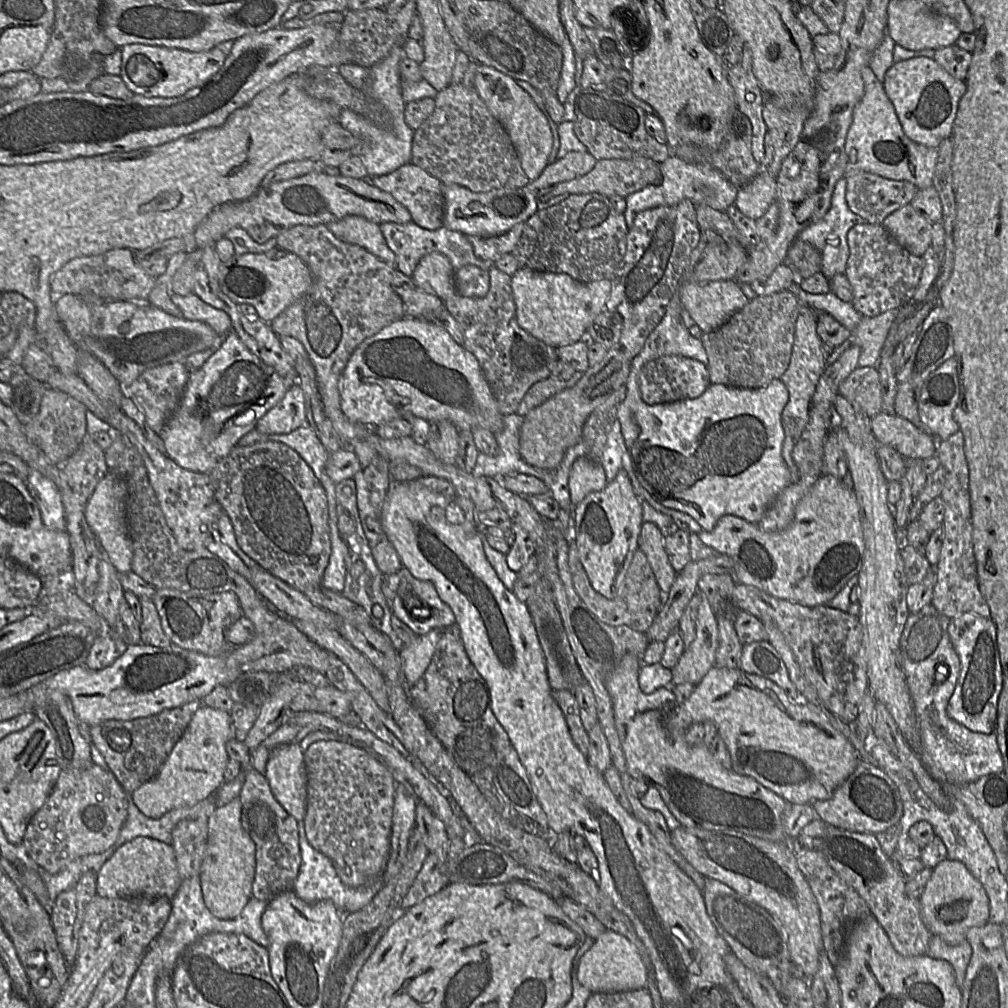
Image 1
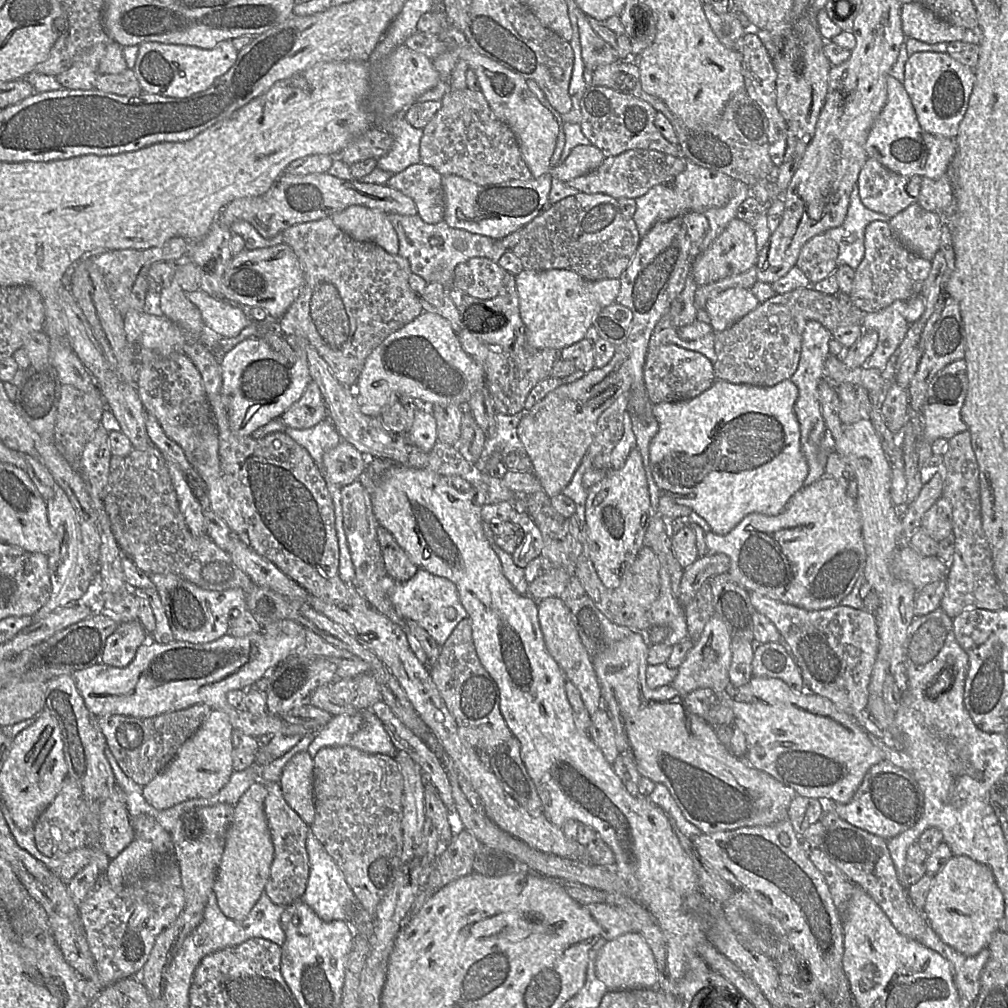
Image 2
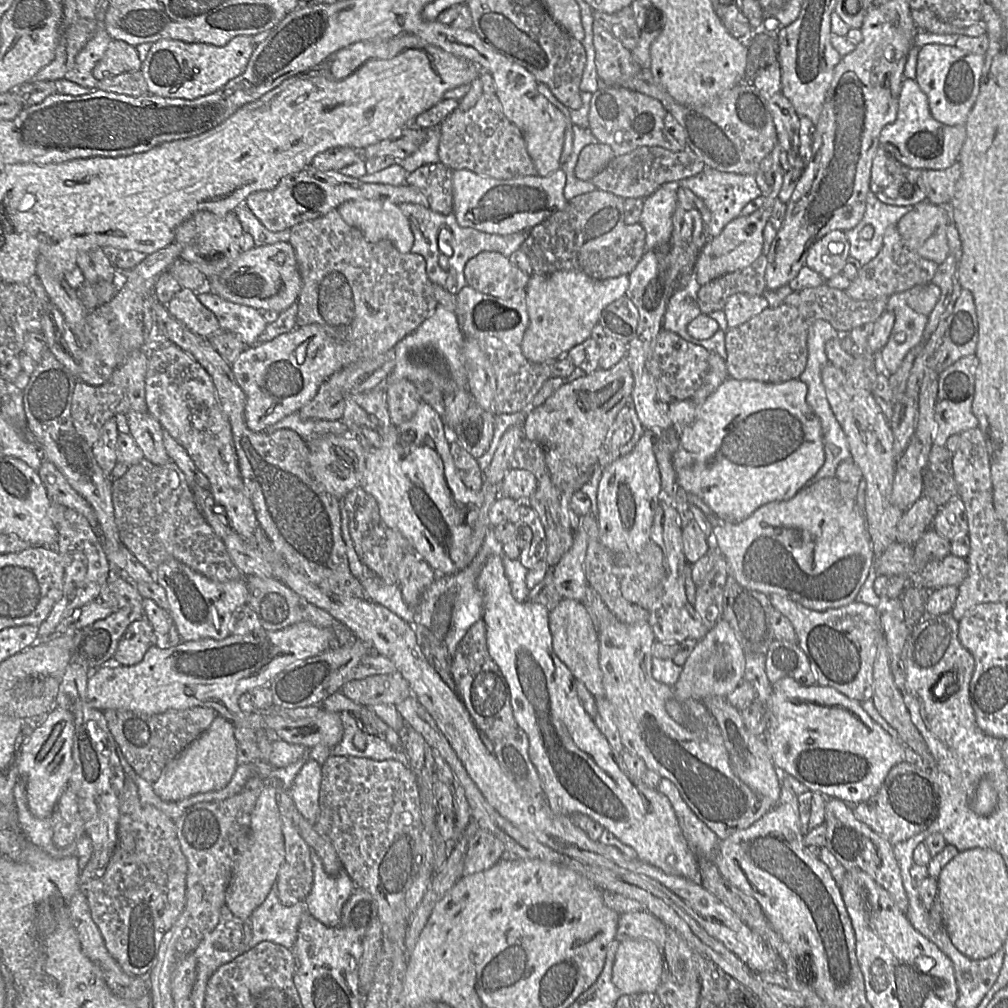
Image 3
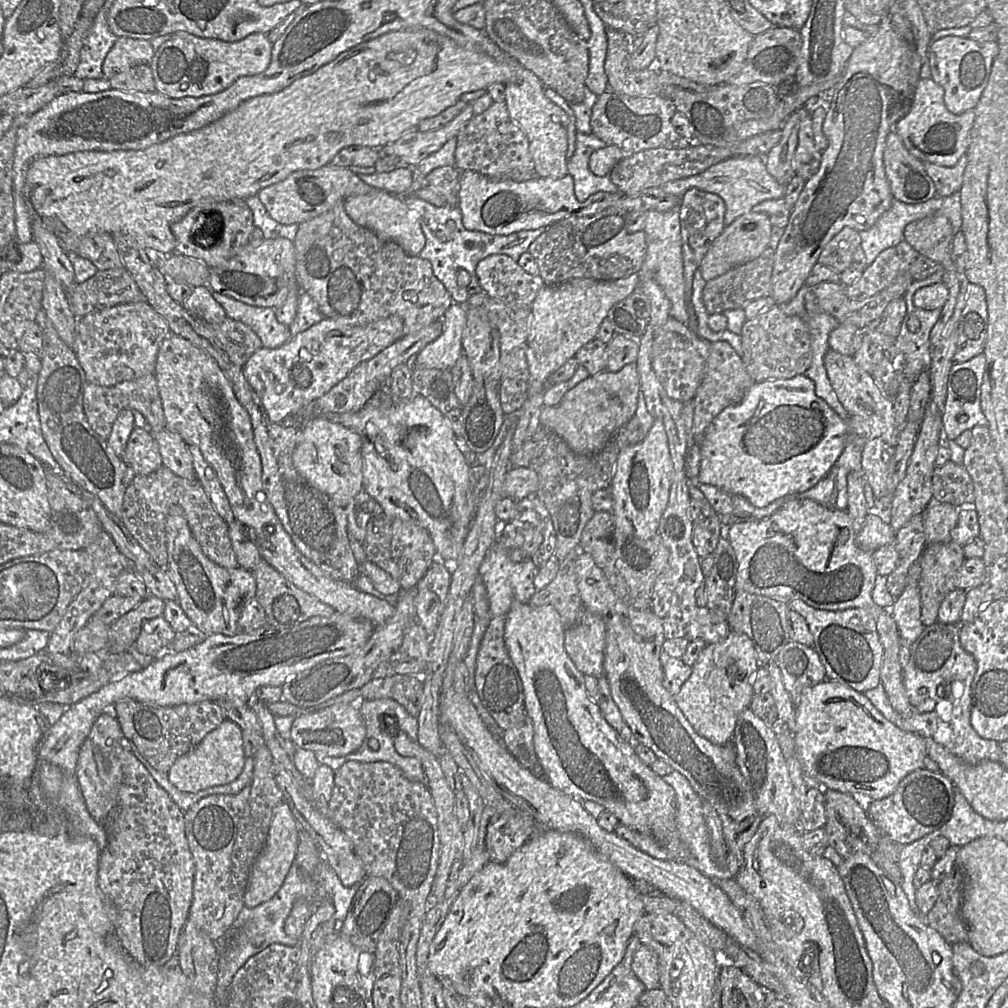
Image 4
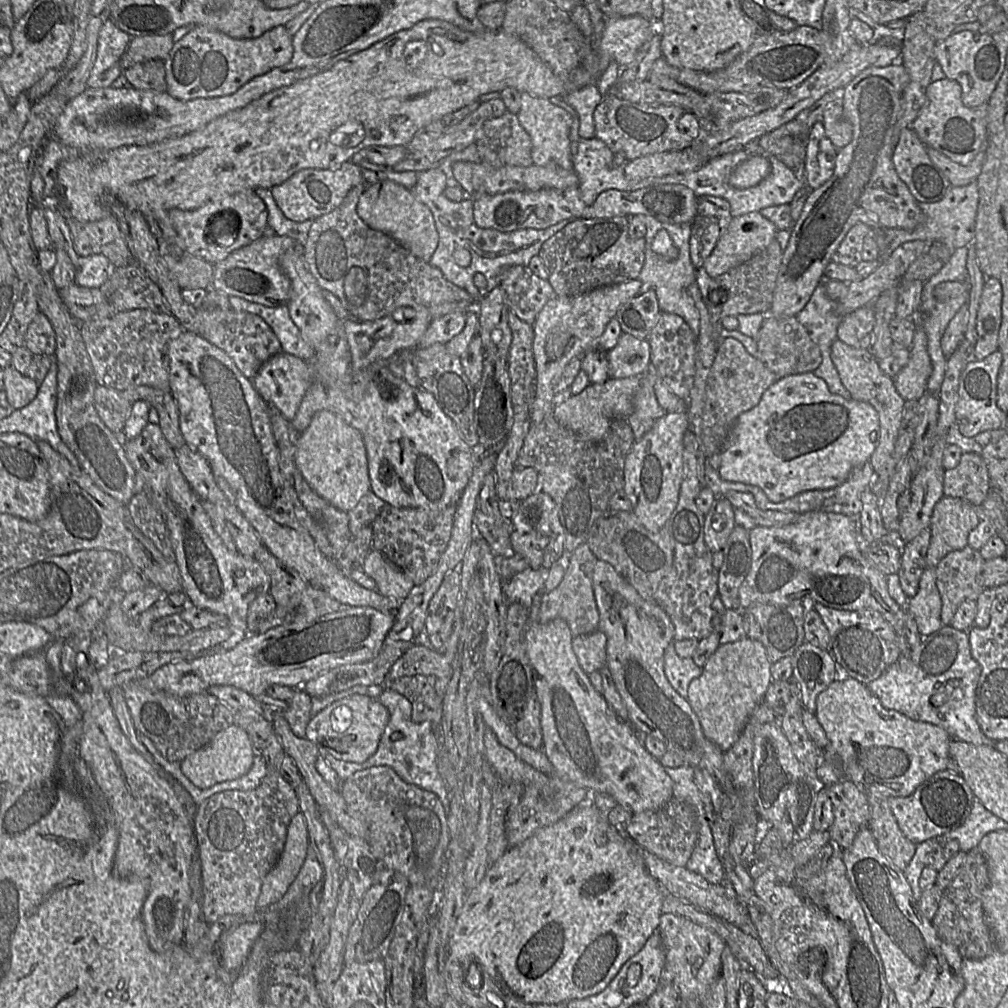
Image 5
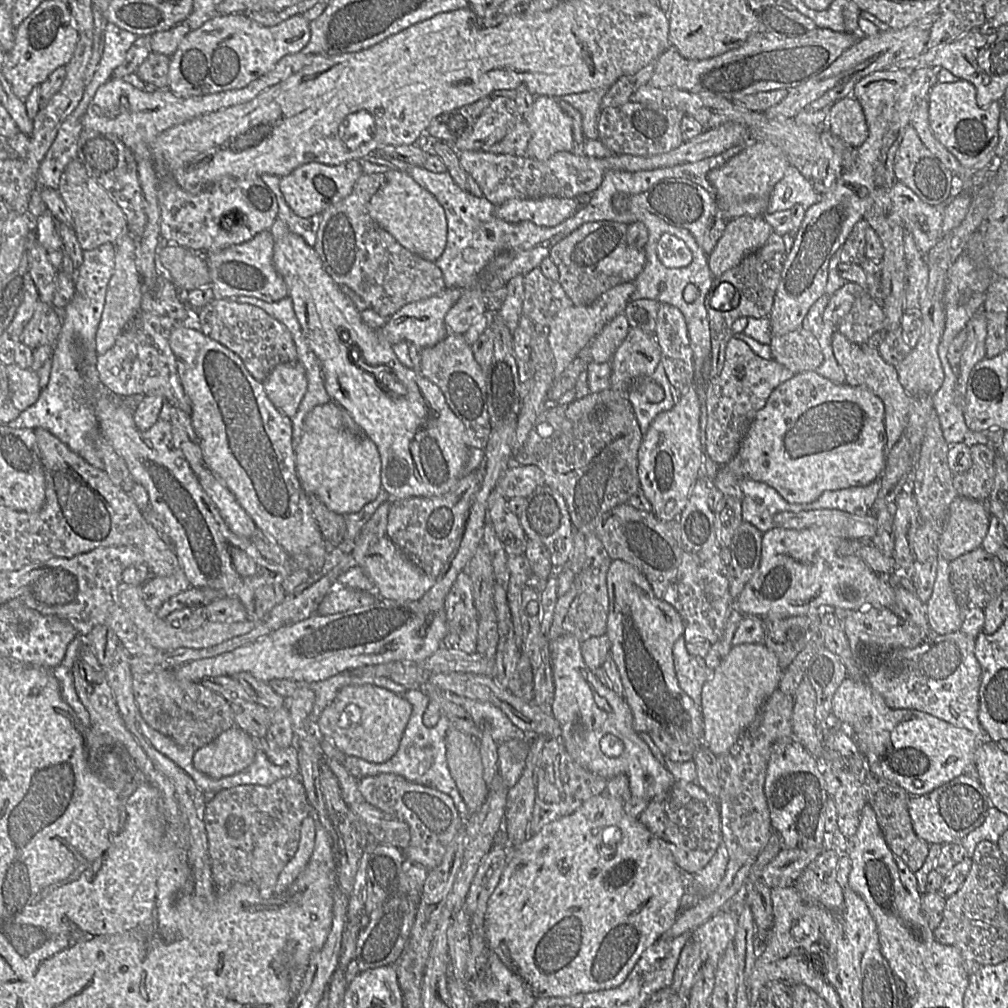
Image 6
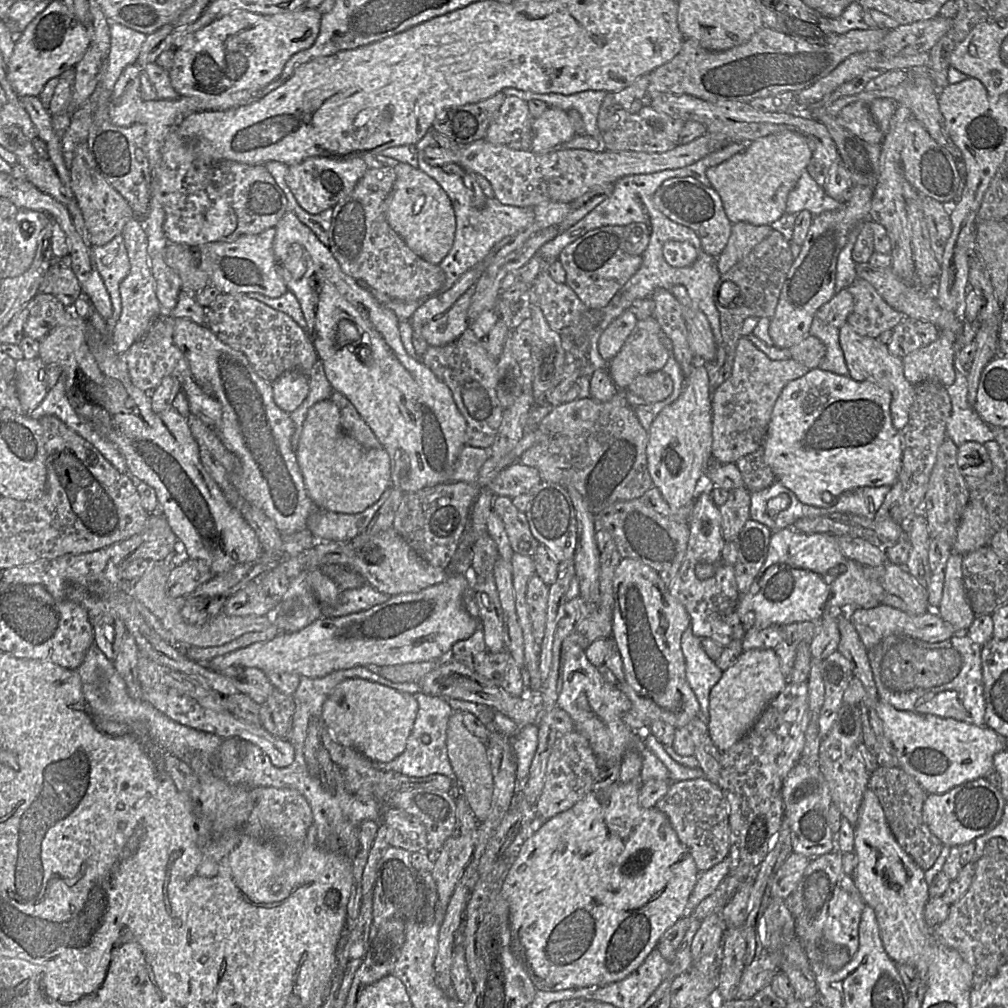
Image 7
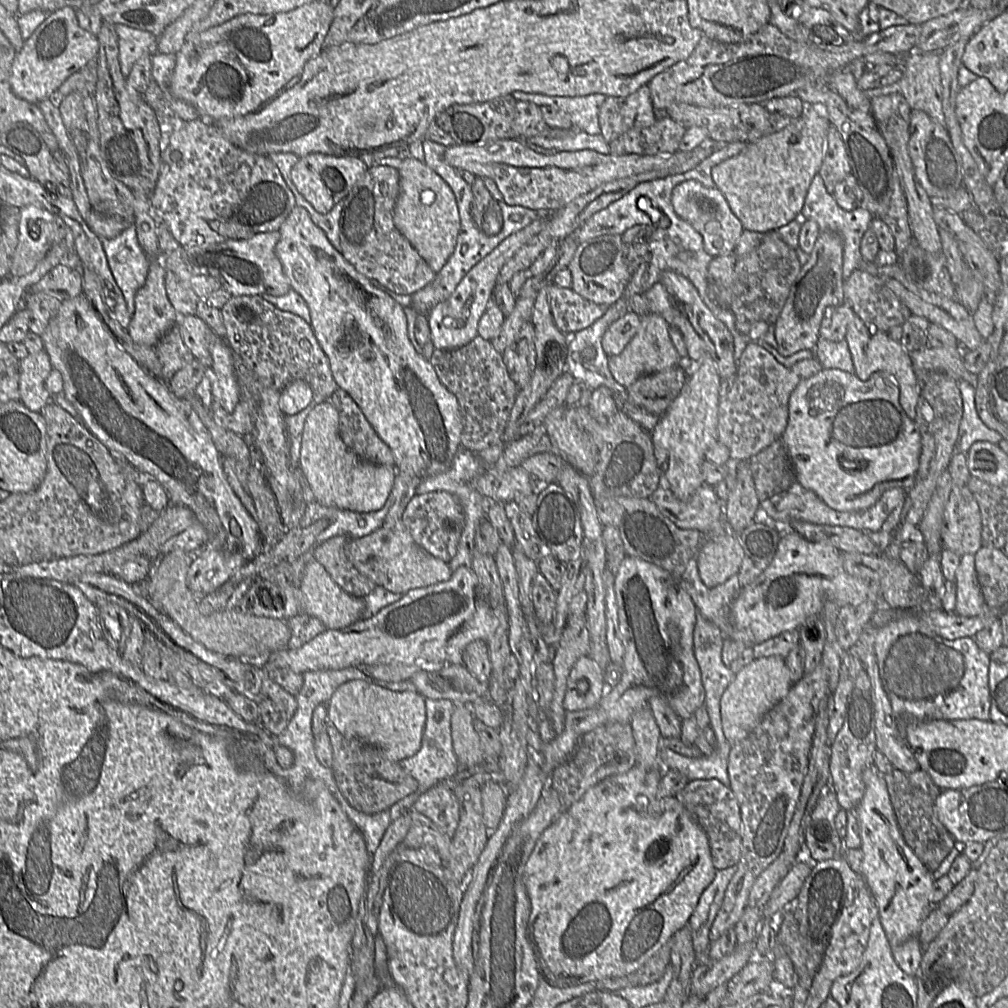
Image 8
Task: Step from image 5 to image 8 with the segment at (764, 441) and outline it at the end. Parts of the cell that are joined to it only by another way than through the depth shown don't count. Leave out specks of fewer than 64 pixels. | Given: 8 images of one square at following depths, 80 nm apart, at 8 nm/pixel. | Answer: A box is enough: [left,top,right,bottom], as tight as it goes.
[780,369,922,511]

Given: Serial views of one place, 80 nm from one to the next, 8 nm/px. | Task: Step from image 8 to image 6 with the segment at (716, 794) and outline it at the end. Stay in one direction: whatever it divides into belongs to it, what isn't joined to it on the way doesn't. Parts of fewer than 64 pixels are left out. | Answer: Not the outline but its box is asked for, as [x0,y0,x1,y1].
[637,781,723,875]

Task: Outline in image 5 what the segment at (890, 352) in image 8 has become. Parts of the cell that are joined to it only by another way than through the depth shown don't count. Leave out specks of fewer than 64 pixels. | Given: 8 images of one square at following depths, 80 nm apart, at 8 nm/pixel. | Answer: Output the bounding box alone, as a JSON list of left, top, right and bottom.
[831,339,907,477]

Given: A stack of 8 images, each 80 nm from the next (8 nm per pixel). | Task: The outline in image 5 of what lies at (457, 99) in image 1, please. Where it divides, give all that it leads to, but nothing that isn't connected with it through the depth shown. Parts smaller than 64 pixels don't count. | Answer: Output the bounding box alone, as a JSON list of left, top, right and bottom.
[475,111,533,167]

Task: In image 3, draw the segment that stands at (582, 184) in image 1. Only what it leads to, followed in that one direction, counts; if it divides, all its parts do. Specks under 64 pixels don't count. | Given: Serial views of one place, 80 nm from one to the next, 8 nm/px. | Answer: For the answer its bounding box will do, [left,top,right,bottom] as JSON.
[590,146,705,198]

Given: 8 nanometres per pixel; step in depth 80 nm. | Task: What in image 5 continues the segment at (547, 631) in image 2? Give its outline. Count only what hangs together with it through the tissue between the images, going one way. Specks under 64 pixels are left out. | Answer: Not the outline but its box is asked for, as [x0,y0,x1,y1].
[572,629,607,674]

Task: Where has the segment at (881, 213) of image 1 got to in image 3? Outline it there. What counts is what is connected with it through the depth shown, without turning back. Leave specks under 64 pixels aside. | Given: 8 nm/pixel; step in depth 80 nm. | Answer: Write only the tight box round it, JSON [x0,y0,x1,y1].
[870,146,927,206]

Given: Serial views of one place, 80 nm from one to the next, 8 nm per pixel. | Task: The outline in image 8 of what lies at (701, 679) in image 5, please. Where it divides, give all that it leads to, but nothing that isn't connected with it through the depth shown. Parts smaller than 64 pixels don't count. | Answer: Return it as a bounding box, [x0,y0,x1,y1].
[720,656,792,743]

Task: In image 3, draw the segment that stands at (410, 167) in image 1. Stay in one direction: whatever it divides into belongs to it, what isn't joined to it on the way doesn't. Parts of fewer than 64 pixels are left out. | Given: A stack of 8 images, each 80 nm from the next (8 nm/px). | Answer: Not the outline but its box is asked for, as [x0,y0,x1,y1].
[405,163,453,215]

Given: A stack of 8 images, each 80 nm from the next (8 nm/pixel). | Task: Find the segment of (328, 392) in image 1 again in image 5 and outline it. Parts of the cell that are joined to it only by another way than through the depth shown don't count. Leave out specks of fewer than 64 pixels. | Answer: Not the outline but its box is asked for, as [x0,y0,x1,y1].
[301,184,480,321]

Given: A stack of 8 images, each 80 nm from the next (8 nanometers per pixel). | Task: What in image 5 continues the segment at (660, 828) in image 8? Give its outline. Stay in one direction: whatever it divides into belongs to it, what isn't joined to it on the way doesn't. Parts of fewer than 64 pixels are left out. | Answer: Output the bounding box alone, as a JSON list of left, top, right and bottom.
[447,804,668,1005]

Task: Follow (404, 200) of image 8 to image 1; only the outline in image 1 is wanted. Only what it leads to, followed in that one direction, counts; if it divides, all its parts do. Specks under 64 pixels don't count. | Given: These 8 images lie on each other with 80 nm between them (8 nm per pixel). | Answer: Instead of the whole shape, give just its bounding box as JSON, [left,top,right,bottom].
[327,215,395,265]

